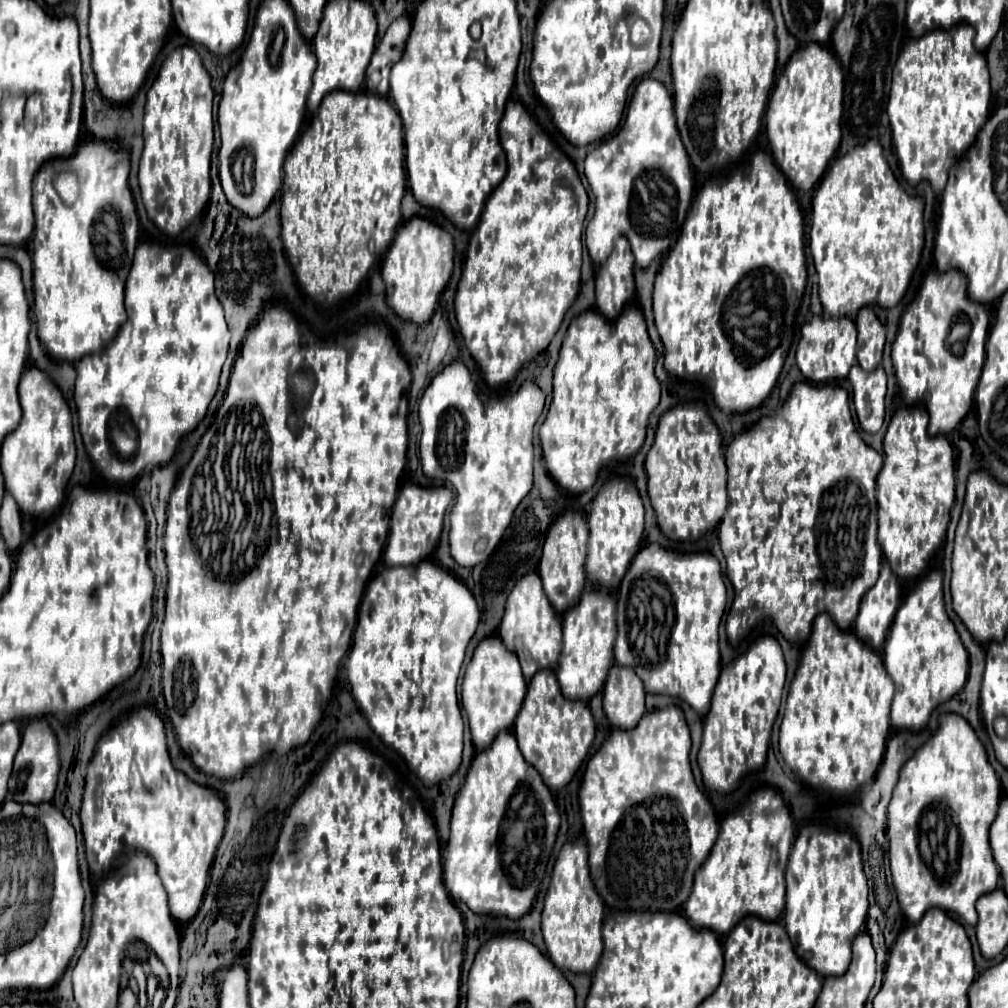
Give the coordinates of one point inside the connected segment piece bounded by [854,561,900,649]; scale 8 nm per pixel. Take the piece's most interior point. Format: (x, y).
(878, 606)

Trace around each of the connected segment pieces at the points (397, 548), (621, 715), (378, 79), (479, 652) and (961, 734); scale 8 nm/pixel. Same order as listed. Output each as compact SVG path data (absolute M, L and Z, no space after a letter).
M406 483L394 505L392 505L392 513L390 513L390 535L388 535L388 543L384 549L384 563L388 567L394 565L412 565L412 563L420 563L420 559L426 559L442 533L442 523L444 523L444 513L448 509L448 505L452 503L452 491L444 485L440 487L418 487L414 483Z
M614 663L604 685L604 713L614 727L632 729L644 715L644 683L630 669Z
M406 15L398 17L386 31L386 35L380 39L372 61L366 69L366 89L374 95L388 97L388 77L392 65L400 59L404 41L410 35L410 19Z
M496 635L482 639L472 653L472 661L466 667L466 675L462 681L462 705L468 715L476 751L488 747L488 743L492 743L492 739L496 737L496 731L504 731L514 723L524 695L526 679L522 675L516 653L506 649L502 639Z
M944 713L938 719L938 729L926 741L912 759L908 759L900 771L894 787L892 801L888 805L886 837L890 843L888 857L892 869L892 881L898 895L900 909L910 923L918 923L930 907L958 913L966 923L976 925L976 899L998 887L998 867L988 845L988 829L996 817L1000 803L1000 781L994 767L988 761L986 747L978 739L976 731L958 713Z

